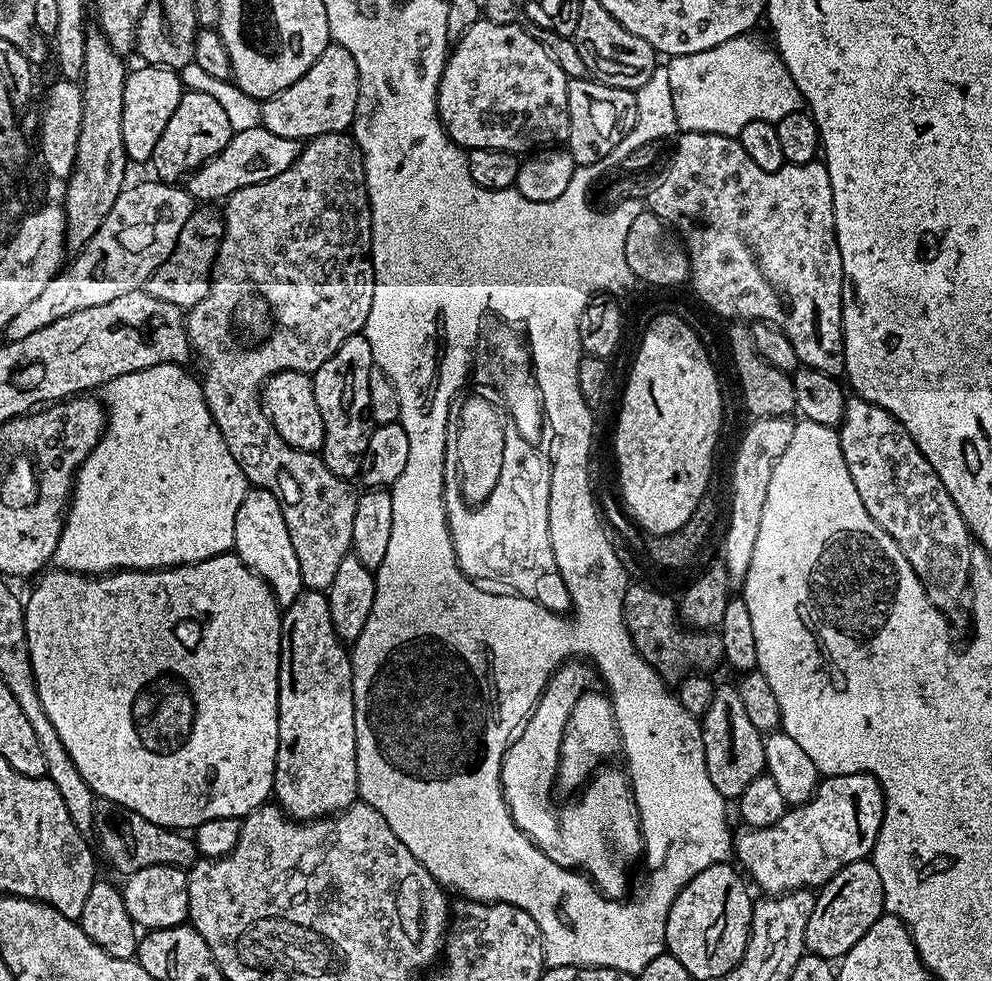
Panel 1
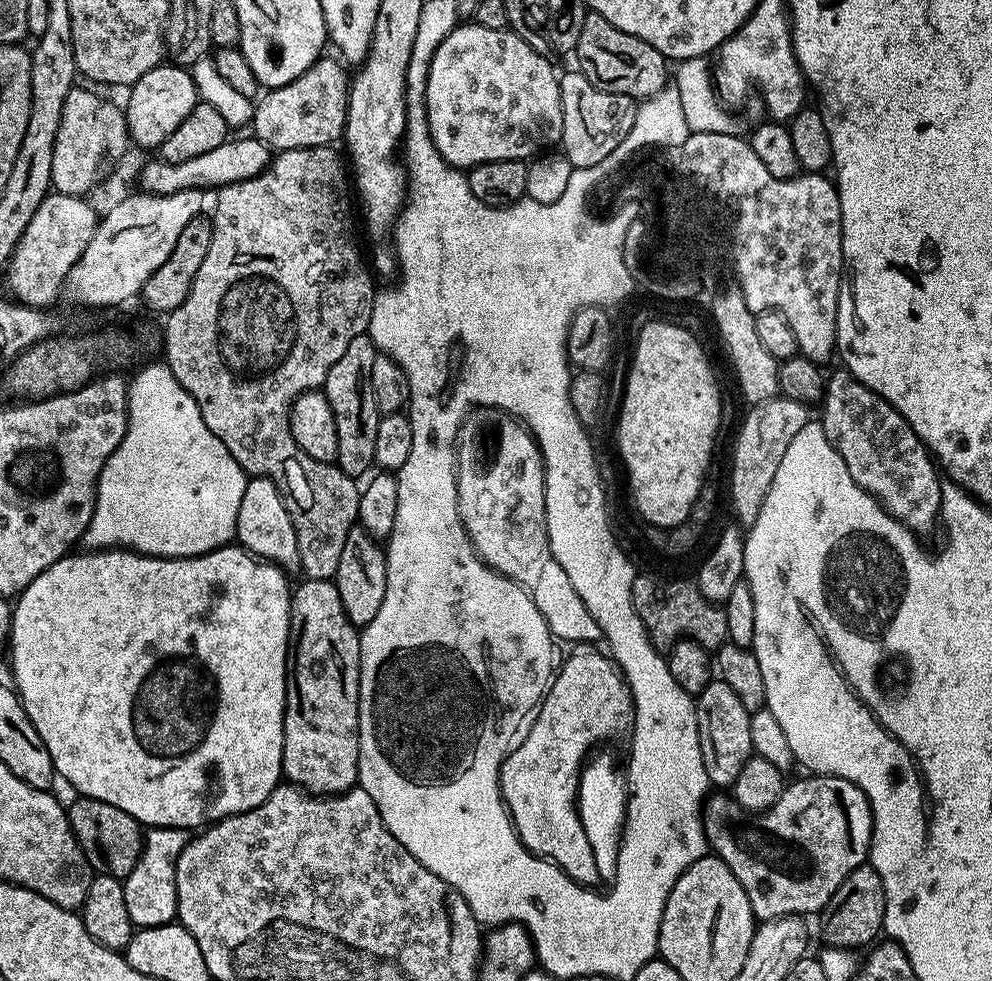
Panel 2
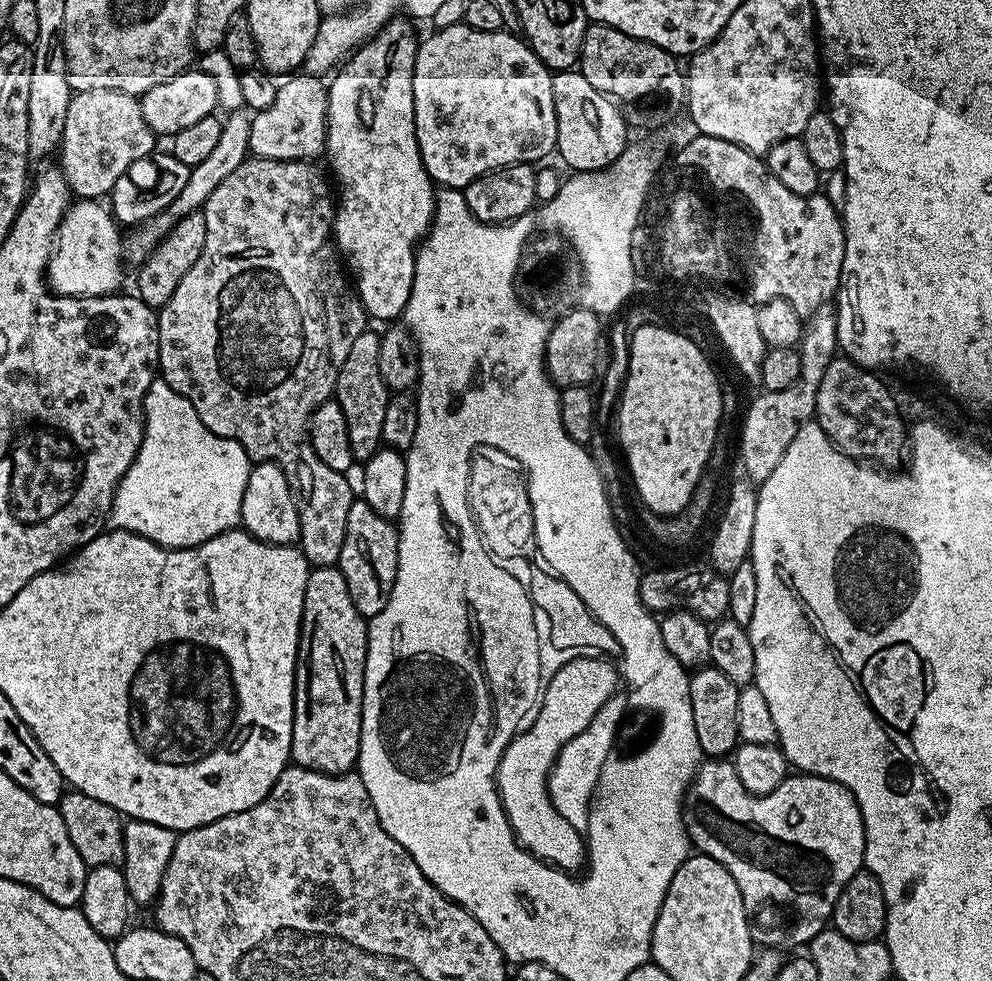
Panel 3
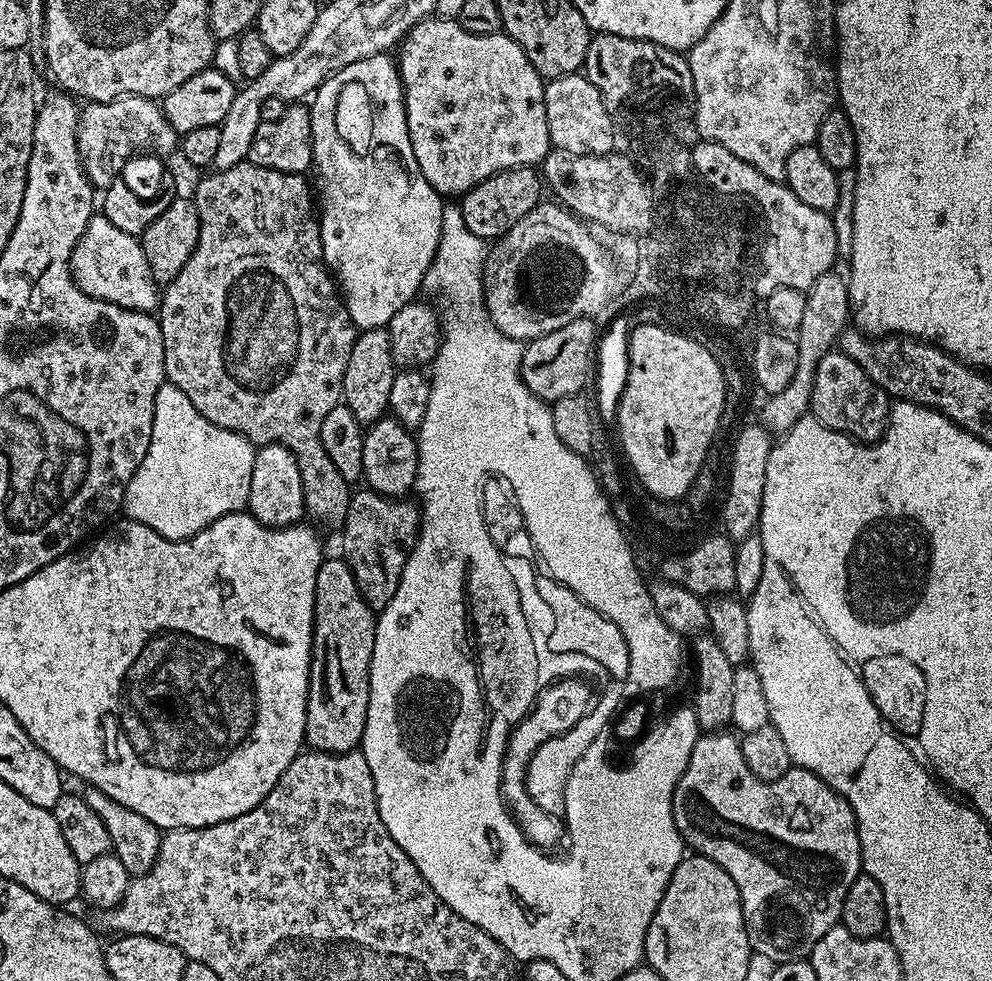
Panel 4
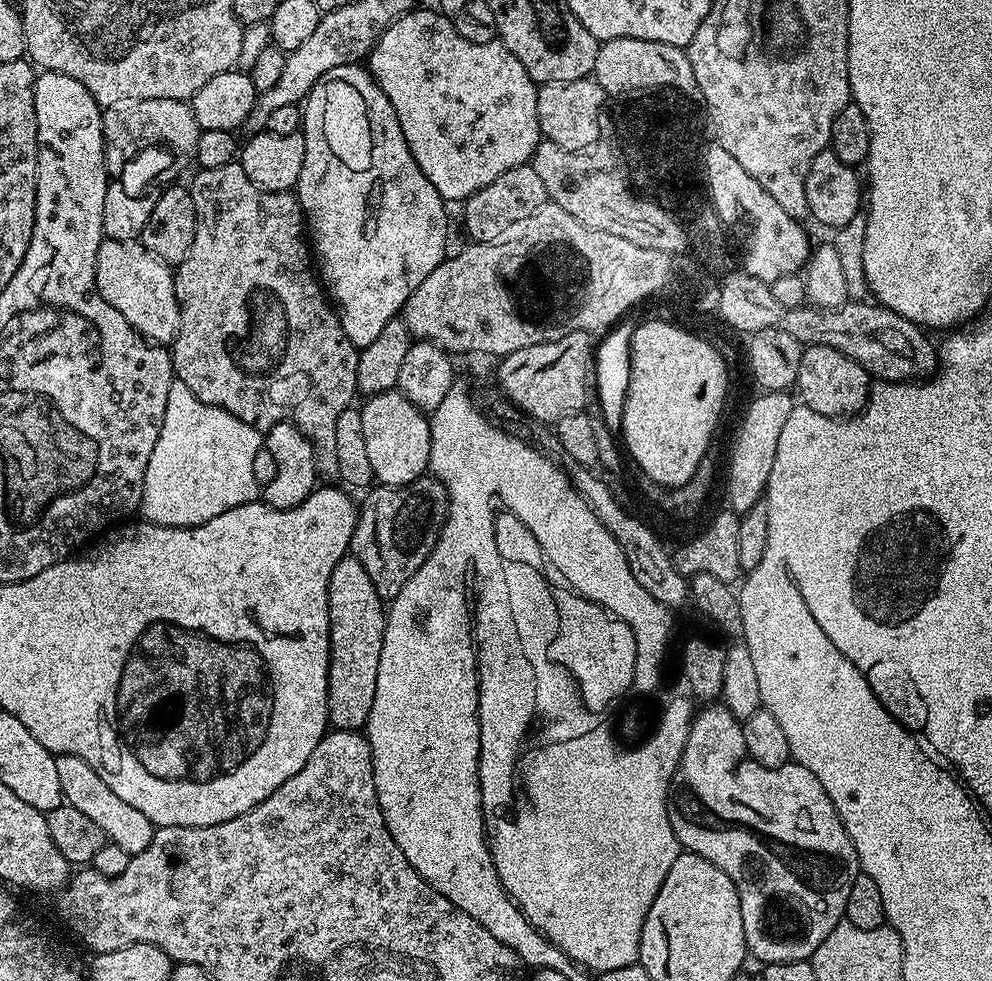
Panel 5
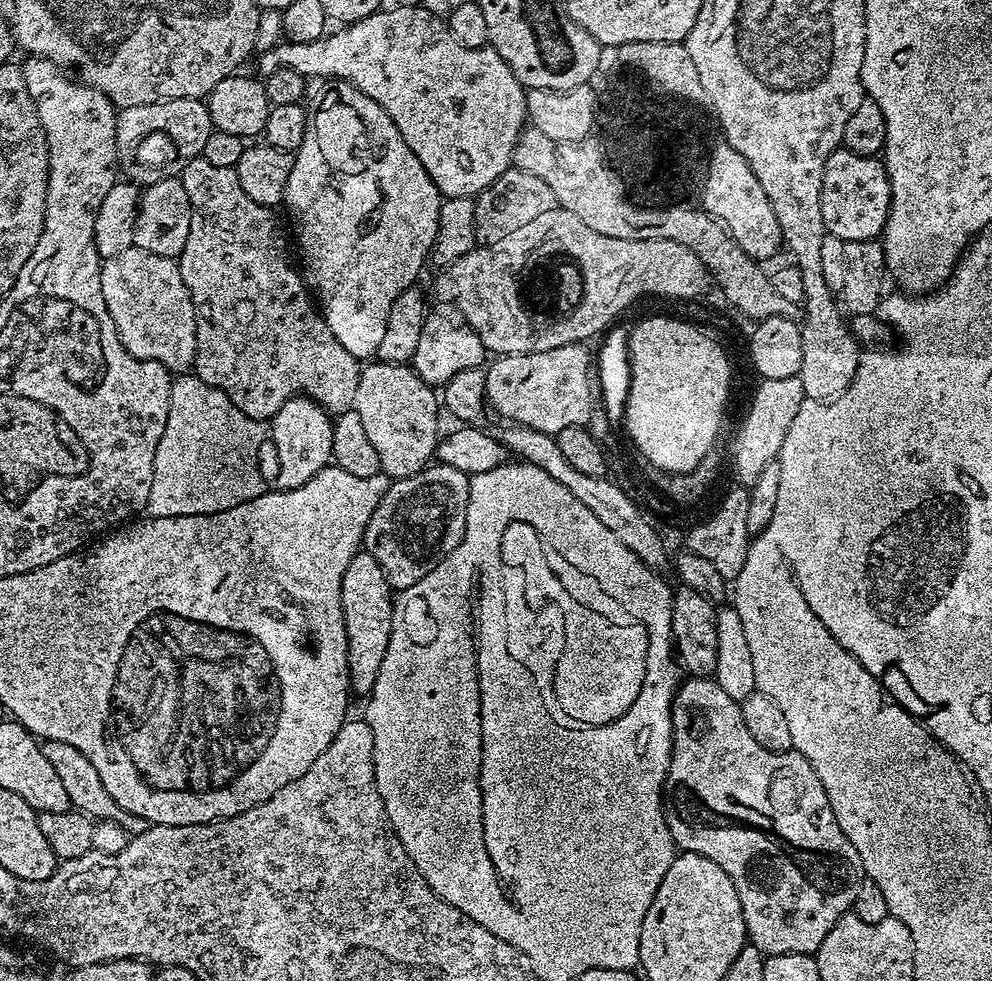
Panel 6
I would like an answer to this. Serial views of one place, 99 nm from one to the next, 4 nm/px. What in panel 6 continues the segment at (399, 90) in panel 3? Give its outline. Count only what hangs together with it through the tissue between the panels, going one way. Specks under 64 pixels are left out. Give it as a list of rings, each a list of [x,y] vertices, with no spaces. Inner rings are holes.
[[[337,80],[331,86],[333,88],[317,102],[316,112],[314,108],[309,115],[306,138],[302,138],[302,146],[293,155],[290,178],[286,182],[282,204],[283,207],[288,207],[288,212],[292,215],[292,224],[296,227],[296,240],[300,243],[301,254],[304,255],[304,264],[302,260],[304,282],[308,286],[309,293],[314,297],[326,326],[330,326],[330,334],[334,334],[334,338],[342,342],[344,349],[350,350],[355,360],[364,362],[375,357],[378,345],[382,343],[382,334],[386,334],[386,318],[390,318],[390,306],[394,306],[394,298],[398,298],[398,294],[413,287],[417,283],[416,279],[419,278],[420,271],[424,268],[424,263],[426,265],[429,263],[438,234],[442,197],[438,186],[434,186],[430,174],[426,174],[422,162],[418,162],[410,146],[406,146],[402,134],[398,134],[398,126],[394,126],[390,114],[386,114],[386,110],[382,110],[382,106],[374,102],[374,98],[366,98],[362,90],[358,90],[347,80]]]

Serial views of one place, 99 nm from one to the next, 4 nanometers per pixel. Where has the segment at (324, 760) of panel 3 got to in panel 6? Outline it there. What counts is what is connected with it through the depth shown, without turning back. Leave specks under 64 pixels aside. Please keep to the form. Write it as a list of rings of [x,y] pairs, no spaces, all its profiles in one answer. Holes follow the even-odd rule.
[[[363,550],[350,558],[350,566],[346,566],[346,574],[342,574],[342,614],[346,622],[346,638],[348,639],[348,679],[353,693],[361,698],[372,694],[372,687],[378,678],[378,670],[382,670],[382,658],[386,658],[386,646],[390,646],[390,630],[392,629],[392,606],[394,589],[386,582],[386,574],[374,558]]]

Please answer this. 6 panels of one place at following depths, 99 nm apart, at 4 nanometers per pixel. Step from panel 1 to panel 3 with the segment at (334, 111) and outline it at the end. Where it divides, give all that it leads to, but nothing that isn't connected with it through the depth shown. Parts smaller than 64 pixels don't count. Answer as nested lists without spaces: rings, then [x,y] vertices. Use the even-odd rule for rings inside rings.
[[[296,75],[288,78],[293,80],[280,84],[274,106],[252,116],[248,150],[253,157],[312,162],[319,152],[321,155],[325,151],[328,142],[328,84],[319,76]]]

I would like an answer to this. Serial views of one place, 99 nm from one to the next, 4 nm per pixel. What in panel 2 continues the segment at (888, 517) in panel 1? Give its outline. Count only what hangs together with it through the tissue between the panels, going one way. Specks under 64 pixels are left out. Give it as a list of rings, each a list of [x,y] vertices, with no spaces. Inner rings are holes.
[[[847,370],[839,371],[829,375],[824,385],[822,423],[830,446],[846,462],[850,478],[910,531],[923,534],[937,527],[942,480],[928,449],[886,398],[862,386]]]

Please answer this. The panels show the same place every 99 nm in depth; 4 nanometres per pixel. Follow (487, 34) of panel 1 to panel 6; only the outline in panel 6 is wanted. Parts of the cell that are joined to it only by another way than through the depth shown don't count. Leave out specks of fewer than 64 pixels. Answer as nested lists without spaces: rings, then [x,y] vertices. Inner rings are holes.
[[[418,6],[386,8],[378,10],[361,20],[355,20],[347,26],[337,27],[335,29],[337,32],[329,31],[314,42],[306,42],[305,44],[281,42],[277,44],[275,48],[270,49],[259,57],[261,73],[267,74],[279,68],[289,68],[306,78],[332,76],[331,79],[333,81],[347,80],[349,84],[353,84],[358,90],[362,90],[362,94],[366,94],[366,98],[374,98],[374,102],[378,102],[378,106],[382,106],[382,110],[386,110],[386,114],[390,114],[394,126],[398,126],[398,134],[402,134],[406,146],[410,146],[410,150],[418,158],[418,162],[422,162],[426,174],[430,174],[434,186],[438,186],[441,197],[466,198],[470,196],[475,198],[480,195],[482,190],[489,188],[507,168],[513,167],[512,155],[516,149],[518,138],[521,132],[524,131],[528,120],[526,89],[523,84],[518,82],[518,78],[514,78],[514,70],[510,70],[510,66],[506,66],[506,62],[502,62],[500,55],[491,46],[487,48],[467,48],[459,44],[453,38],[452,31],[448,28],[443,15],[435,16],[430,9],[418,8]]]

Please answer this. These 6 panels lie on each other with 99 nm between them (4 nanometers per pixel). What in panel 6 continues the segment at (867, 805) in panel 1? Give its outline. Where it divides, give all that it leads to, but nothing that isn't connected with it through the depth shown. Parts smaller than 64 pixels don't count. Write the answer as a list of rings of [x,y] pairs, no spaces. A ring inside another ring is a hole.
[[[688,678],[677,687],[672,698],[672,753],[670,754],[670,770],[664,779],[664,817],[668,823],[670,834],[674,838],[677,849],[694,854],[702,854],[710,858],[710,862],[718,862],[726,874],[730,874],[730,882],[734,882],[734,890],[738,890],[738,898],[742,902],[742,914],[746,918],[748,940],[759,952],[768,956],[778,954],[814,954],[822,946],[826,934],[838,922],[838,918],[851,909],[858,883],[858,861],[854,846],[850,846],[850,838],[842,834],[838,822],[834,818],[834,810],[830,810],[830,802],[826,798],[826,790],[822,790],[822,782],[818,782],[818,774],[806,762],[802,753],[770,752],[758,746],[754,738],[750,738],[750,730],[746,730],[746,722],[742,722],[739,703],[730,698],[730,694],[722,691],[712,678]]]

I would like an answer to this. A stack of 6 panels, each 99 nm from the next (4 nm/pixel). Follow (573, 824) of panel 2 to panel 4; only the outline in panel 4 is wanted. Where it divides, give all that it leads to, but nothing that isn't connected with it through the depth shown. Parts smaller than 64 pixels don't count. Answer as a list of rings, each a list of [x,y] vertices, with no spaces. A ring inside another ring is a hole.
[[[560,678],[544,680],[546,686],[550,686],[550,694],[546,692],[546,698],[536,698],[536,712],[530,716],[526,724],[518,728],[514,734],[508,752],[502,758],[502,770],[498,774],[498,796],[504,801],[504,809],[513,826],[523,832],[525,844],[538,854],[544,855],[544,860],[561,861],[569,854],[569,836],[561,819],[554,818],[552,808],[542,804],[542,812],[530,802],[522,788],[522,774],[528,756],[538,756],[540,750],[554,742],[570,736],[588,716],[592,716],[598,706],[602,704],[601,693],[595,688],[589,687],[589,683],[582,678],[579,682],[566,682]]]

